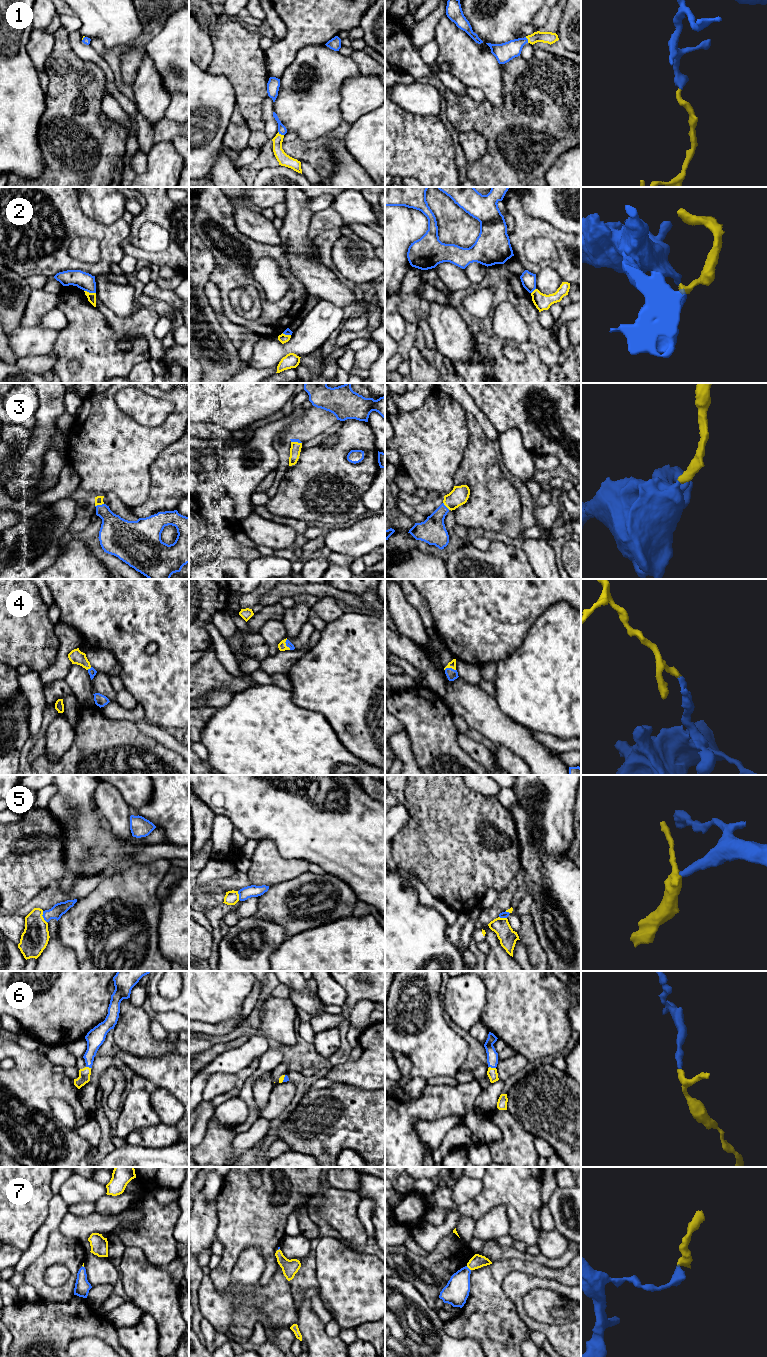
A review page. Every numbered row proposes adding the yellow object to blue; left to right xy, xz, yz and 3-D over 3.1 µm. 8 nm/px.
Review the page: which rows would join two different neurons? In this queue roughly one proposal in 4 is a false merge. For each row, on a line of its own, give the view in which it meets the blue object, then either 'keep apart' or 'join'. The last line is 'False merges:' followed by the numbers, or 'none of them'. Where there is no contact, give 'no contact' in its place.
1: contact in xz; join
2: contact in xy; keep apart
3: contact in xy; join
4: contact in yz; join
5: contact in xy; keep apart
6: contact in yz; join
7: contact in yz; join
False merges: 2, 5

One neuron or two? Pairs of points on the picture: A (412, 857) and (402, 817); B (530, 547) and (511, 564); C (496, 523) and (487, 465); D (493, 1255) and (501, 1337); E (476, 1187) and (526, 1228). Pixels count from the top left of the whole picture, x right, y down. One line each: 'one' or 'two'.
A: two
B: two
C: one
D: two
E: two

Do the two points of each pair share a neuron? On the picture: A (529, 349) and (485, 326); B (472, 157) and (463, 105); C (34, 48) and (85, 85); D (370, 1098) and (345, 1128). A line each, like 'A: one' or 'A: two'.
A: one
B: two
C: two
D: one

